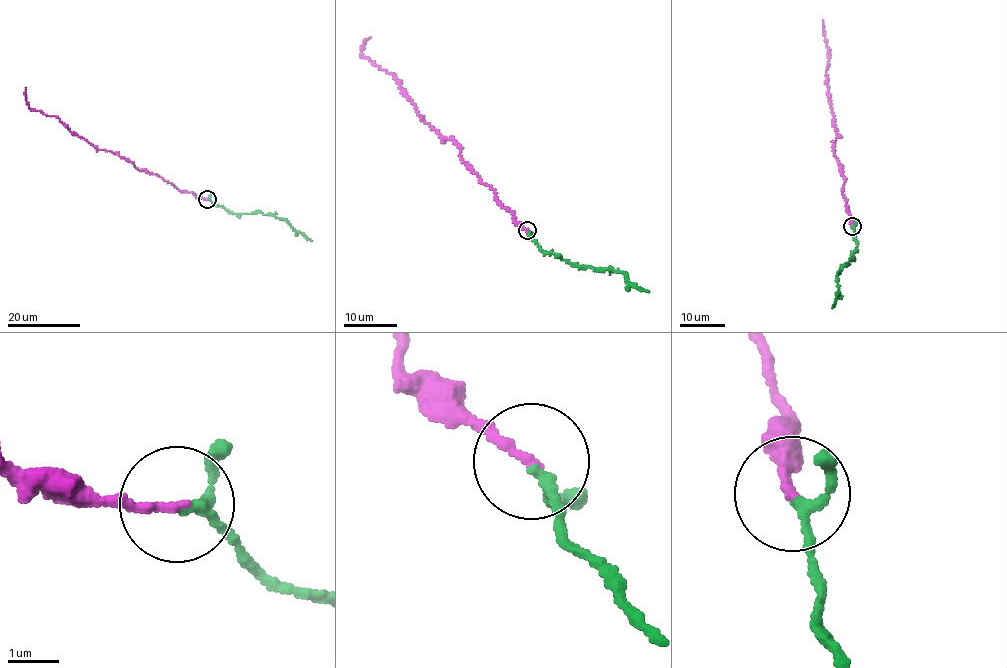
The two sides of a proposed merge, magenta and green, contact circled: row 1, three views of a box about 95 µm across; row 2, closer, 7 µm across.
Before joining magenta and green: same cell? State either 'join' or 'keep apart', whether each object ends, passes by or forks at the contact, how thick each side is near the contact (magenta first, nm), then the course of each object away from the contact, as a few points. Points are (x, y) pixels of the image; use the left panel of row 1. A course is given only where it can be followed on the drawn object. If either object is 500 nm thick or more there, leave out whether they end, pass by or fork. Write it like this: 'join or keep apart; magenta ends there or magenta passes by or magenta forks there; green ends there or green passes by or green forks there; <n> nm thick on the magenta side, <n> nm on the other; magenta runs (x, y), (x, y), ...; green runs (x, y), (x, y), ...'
join; magenta ends there; green passes by; 180 nm thick on the magenta side, 150 nm on the other; magenta runs (207, 198), (180, 191), (110, 151), (95, 147), (71, 131), (58, 118), (31, 110), (25, 99), (25, 87); green runs (208, 199), (229, 212), (240, 214), (262, 211), (285, 219), (311, 241)

